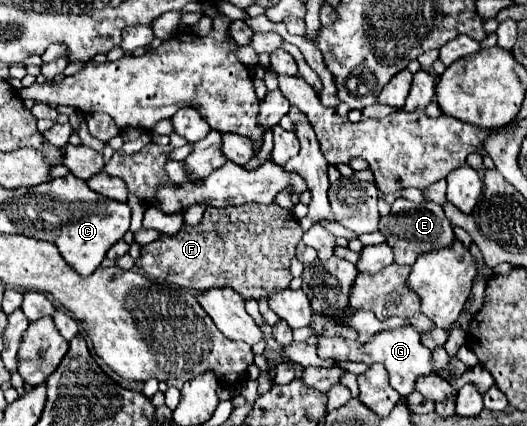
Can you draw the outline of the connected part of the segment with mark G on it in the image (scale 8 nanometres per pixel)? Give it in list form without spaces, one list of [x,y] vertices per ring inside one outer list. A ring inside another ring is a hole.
[[[411,326],[381,332],[379,336],[375,336],[375,340],[369,340],[367,344],[357,344],[343,338],[319,338],[319,356],[333,356],[337,360],[353,360],[353,362],[367,362],[367,364],[381,362],[389,372],[391,386],[401,396],[407,396],[415,390],[417,378],[433,372],[433,358],[431,358],[433,354],[429,348],[421,344],[419,332],[413,330]]]

